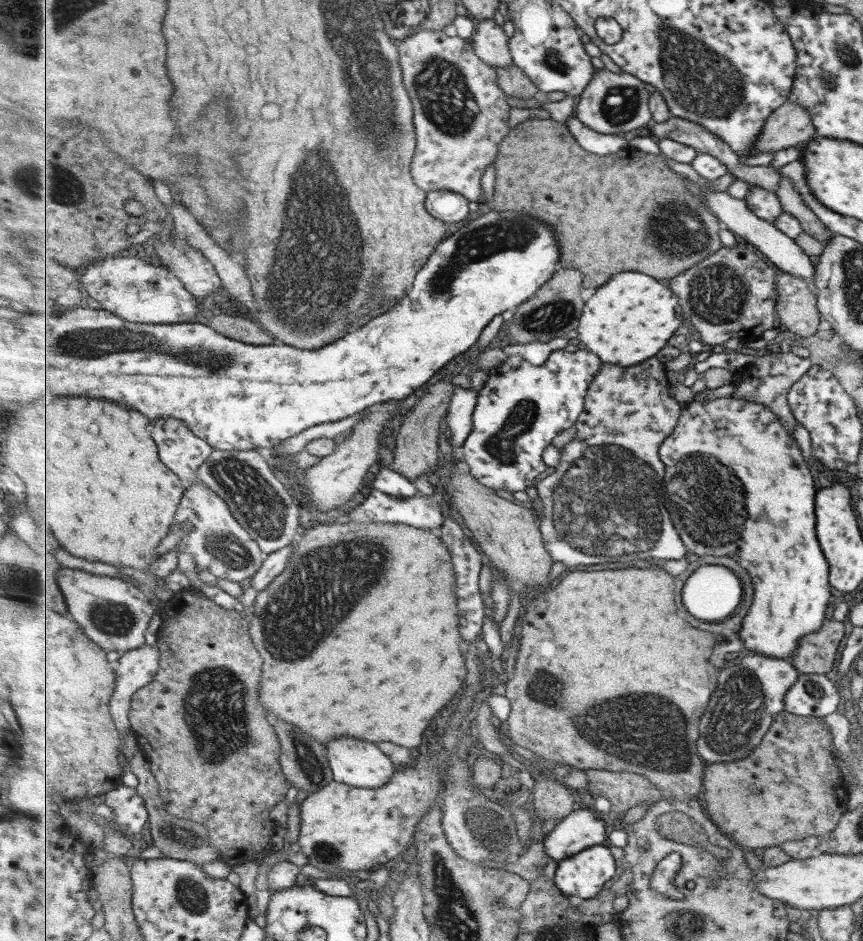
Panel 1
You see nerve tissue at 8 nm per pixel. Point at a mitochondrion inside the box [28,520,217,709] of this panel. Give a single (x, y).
(115, 619)

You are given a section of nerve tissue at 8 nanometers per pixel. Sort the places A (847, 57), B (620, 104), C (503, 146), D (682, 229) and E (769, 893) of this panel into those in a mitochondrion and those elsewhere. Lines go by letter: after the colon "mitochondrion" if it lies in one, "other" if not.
A: mitochondrion
B: mitochondrion
C: other
D: mitochondrion
E: other

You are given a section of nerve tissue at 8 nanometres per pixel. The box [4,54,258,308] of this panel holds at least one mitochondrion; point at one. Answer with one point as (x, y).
(69, 193)

